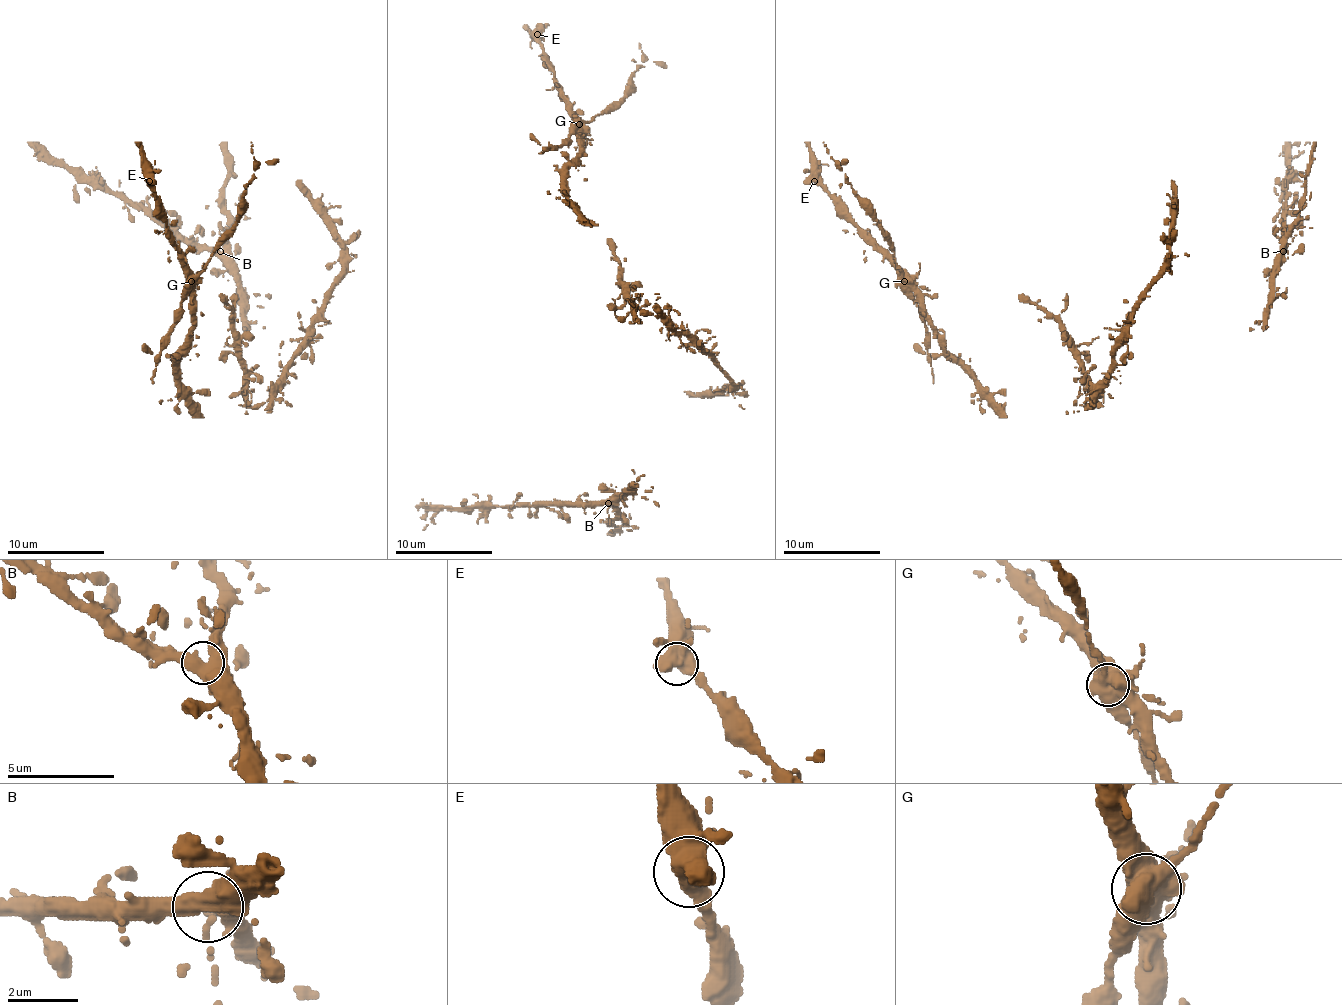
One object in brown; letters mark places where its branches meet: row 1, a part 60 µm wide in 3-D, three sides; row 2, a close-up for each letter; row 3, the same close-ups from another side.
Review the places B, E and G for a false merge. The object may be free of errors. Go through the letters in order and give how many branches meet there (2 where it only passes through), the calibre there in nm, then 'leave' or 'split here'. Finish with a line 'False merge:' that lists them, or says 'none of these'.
B: 3 branches meet; 480 nm thick; leave
E: 3 branches meet; 500 nm thick; leave
G: 3 branches meet; 600 nm thick; split here
False merge: G

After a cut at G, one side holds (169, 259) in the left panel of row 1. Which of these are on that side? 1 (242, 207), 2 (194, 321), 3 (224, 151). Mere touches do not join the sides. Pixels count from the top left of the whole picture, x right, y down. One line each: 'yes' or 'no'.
1: no
2: yes
3: yes

